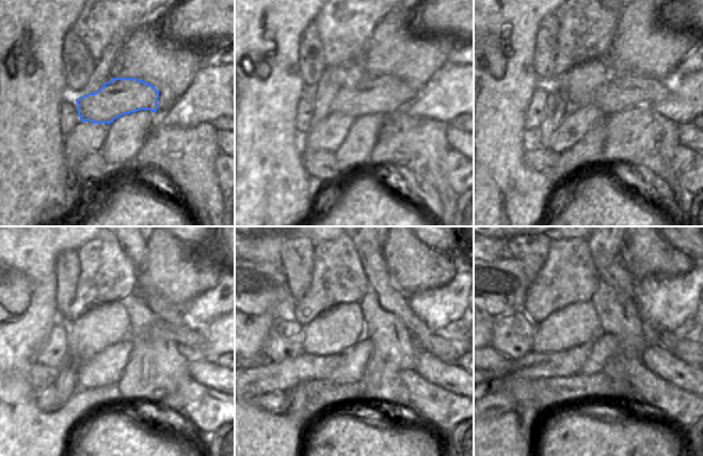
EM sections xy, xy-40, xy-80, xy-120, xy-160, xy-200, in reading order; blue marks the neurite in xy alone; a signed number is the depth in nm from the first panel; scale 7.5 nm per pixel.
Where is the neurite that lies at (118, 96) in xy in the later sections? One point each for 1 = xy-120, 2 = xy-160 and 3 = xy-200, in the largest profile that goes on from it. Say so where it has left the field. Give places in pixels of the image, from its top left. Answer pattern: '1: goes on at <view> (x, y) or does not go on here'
1: goes on at xy-120 (170, 326)
2: goes on at xy-160 (450, 351)
3: goes on at xy-200 (689, 351)

